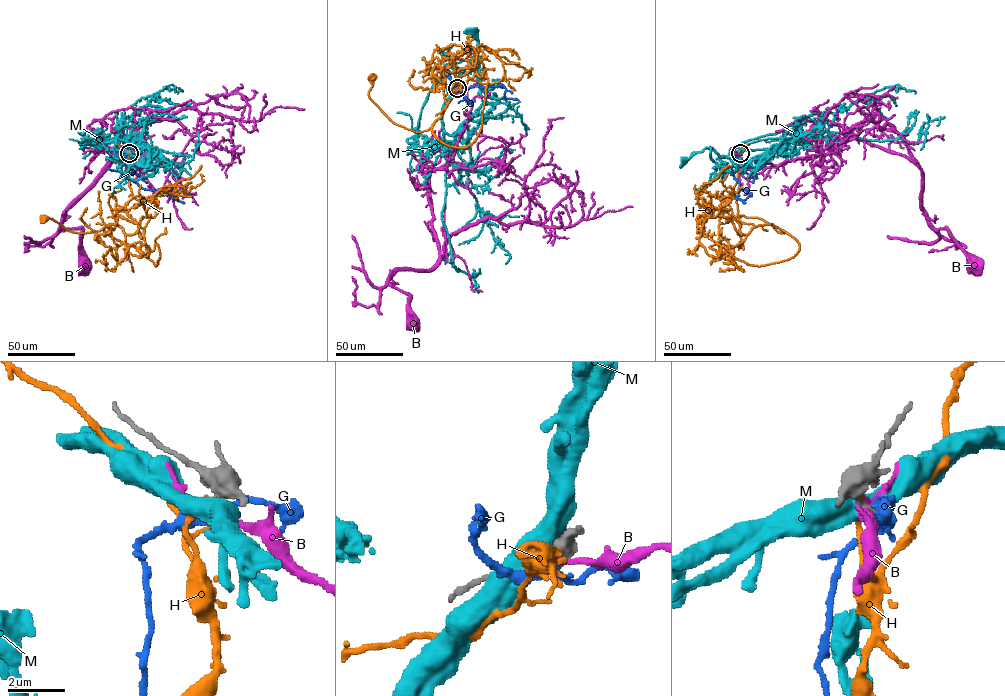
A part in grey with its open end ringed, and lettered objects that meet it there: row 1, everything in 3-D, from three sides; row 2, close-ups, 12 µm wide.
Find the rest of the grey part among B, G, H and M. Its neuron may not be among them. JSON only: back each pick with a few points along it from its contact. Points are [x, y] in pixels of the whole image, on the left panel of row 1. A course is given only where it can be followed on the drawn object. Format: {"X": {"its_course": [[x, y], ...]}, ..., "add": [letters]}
{"add": ["G"]}

